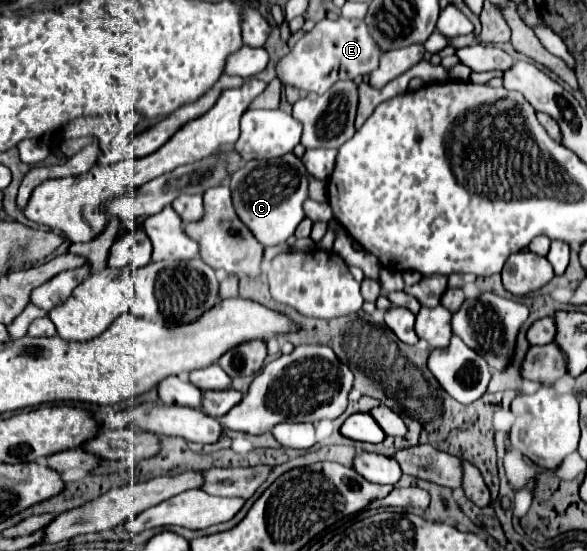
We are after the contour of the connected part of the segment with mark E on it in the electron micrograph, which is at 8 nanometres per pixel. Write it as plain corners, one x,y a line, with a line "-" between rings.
344,17
322,19
276,63
276,77
282,85
322,95
340,79
358,79
368,75
376,69
378,59
380,51
376,49
364,21
348,21

